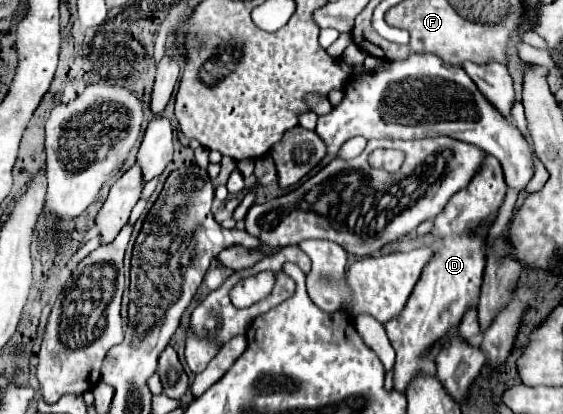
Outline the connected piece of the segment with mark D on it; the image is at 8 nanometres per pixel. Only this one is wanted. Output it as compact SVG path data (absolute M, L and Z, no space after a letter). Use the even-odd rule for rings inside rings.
M486 154L480 170L470 180L466 188L452 196L446 208L436 216L430 234L438 242L432 258L424 266L420 280L414 286L414 292L402 310L398 320L390 320L386 324L386 332L390 344L396 350L396 366L394 366L394 390L406 394L410 382L418 376L434 376L436 364L426 360L424 356L430 348L446 338L452 330L458 328L464 314L470 308L478 306L480 286L486 266L486 236L498 214L506 196L506 182L498 160Z

